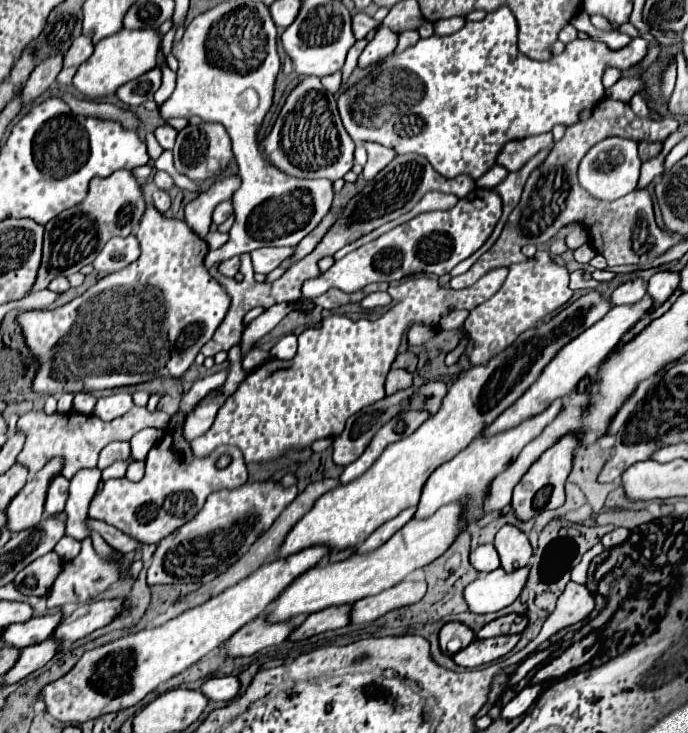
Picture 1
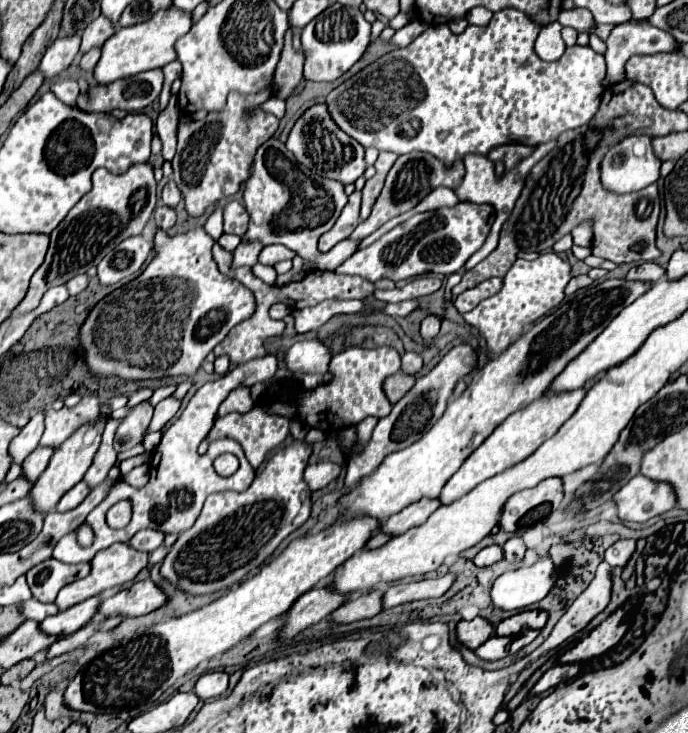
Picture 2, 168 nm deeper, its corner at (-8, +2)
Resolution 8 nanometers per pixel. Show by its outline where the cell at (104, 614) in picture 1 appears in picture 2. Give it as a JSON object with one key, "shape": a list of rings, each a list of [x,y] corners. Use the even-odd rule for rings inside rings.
{"shape":[[[142,580],[142,582],[134,582],[132,586],[120,590],[112,598],[106,598],[100,604],[98,612],[102,612],[104,616],[112,616],[112,614],[120,614],[128,618],[144,616],[164,606],[166,600],[168,596],[164,594],[160,586],[156,586],[152,580]]]}

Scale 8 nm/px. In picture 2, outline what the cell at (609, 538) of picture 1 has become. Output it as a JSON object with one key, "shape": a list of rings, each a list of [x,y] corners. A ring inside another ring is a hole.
{"shape":[[[618,540],[616,544],[612,544],[606,550],[606,562],[610,566],[626,566],[626,562],[630,560],[630,556],[636,550],[636,542],[634,540]]]}

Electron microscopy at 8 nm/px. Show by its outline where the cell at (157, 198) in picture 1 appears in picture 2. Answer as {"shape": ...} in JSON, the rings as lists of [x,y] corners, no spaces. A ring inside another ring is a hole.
{"shape":[[[160,204],[156,210],[154,210],[154,218],[156,218],[156,226],[160,230],[170,230],[174,224],[176,224],[176,212],[164,204]]]}

